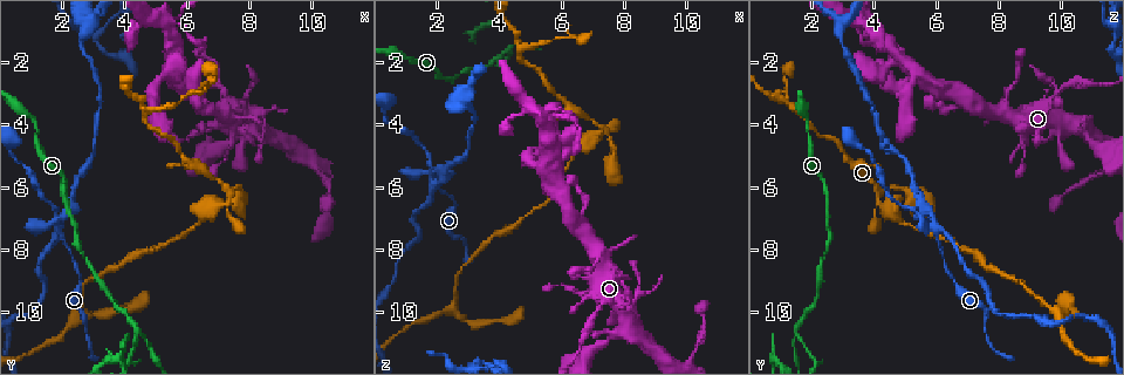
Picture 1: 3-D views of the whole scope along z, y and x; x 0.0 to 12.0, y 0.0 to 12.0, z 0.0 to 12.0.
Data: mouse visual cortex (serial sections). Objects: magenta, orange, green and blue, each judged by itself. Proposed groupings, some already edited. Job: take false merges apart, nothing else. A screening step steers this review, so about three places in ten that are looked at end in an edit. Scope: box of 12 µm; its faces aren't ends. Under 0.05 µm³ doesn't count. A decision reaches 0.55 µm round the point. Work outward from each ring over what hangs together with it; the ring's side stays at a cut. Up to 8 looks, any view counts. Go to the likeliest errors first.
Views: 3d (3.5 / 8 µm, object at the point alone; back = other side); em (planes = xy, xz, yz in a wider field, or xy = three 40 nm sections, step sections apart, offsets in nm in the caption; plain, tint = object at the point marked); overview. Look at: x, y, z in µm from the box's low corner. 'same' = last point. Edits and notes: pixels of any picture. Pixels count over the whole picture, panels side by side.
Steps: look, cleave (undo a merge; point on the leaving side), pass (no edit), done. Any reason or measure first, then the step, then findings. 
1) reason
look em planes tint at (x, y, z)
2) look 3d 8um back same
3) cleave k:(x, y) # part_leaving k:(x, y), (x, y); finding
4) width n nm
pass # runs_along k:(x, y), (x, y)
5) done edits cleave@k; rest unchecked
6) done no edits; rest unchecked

sharp bend
look 3d 3.5um at (1.8, 7.5, 6.4)

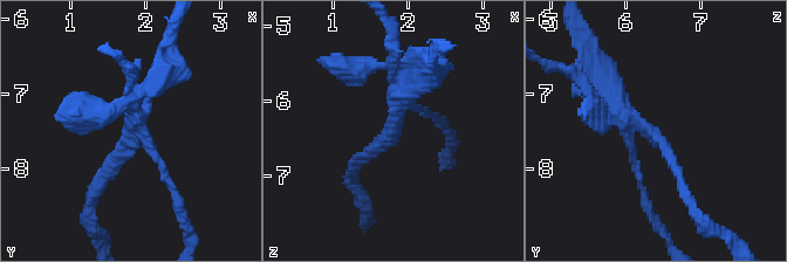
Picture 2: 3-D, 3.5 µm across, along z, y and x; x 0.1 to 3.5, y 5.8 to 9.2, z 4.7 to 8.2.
need the tissue
look em xy step 2 tint at (1.80, 7.50, 6.35)

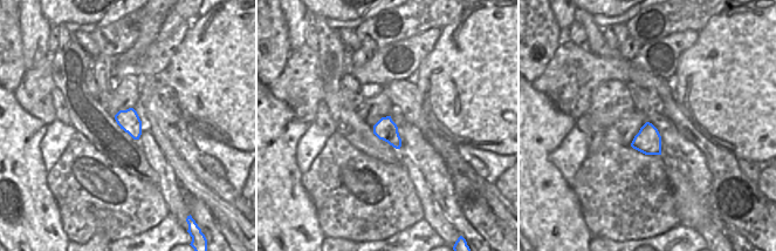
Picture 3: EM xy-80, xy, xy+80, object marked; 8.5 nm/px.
cleave 2:(123, 156) # part_leaving 2:(135, 110), (170, 63), (170, 30); two cells meet here

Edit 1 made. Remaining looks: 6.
see it whole again
look overview

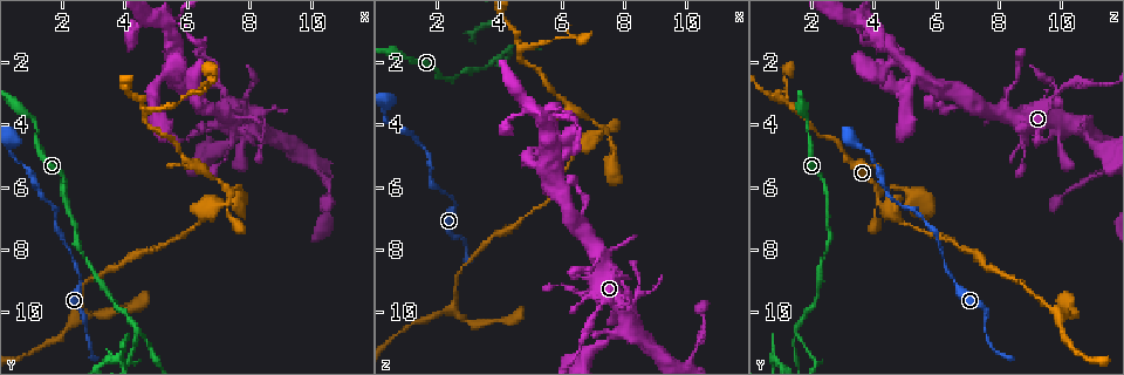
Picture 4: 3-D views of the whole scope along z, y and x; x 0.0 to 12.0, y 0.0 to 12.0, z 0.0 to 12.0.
two arms in line, one across
look 3d 8um at (4.5, 10.5, 1.5)

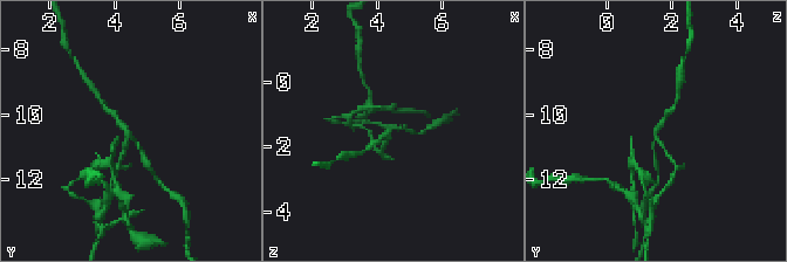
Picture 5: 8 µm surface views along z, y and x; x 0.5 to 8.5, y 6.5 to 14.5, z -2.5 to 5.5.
closer look
look 3d 3.5um at (4.4, 10.6, 1.5)

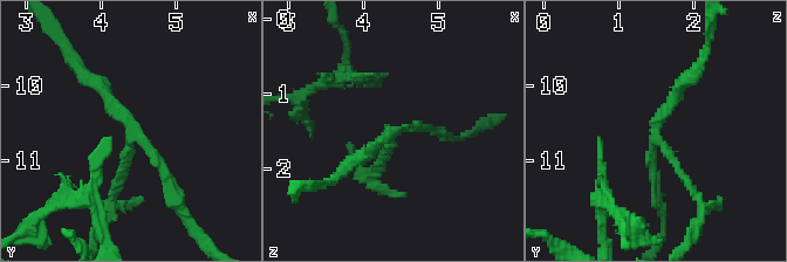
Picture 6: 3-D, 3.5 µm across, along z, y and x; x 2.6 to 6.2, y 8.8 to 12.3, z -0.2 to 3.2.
arms 3; arm_widths 100, 150, 200 nm; shape alone is not enough
look em xy step 2 tint at (4.45, 10.55, 1.45)

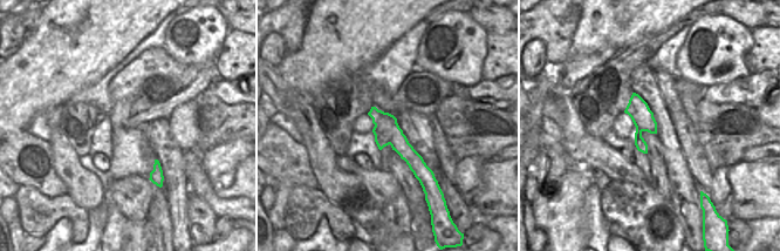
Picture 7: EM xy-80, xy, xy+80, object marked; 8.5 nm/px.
cleave 6:(122, 173) # part_leaving 6:(130, 137), (127, 165), (97, 229); a second cell is stuck on

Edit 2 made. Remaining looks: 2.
done edits cleave@2, cleave@6; rest unchecked

